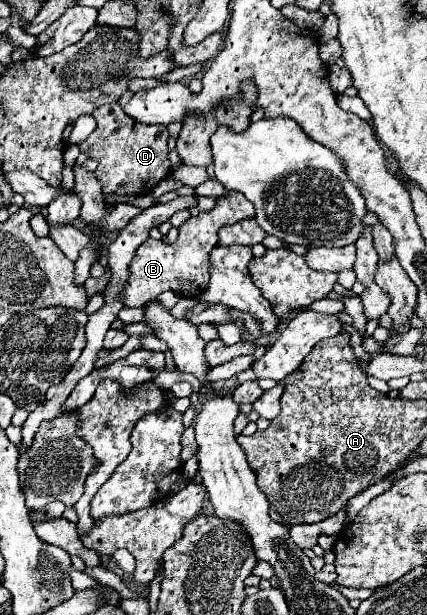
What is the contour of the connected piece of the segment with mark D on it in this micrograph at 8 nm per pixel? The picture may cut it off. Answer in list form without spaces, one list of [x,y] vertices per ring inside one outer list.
[[[121,104],[99,106],[93,112],[93,118],[97,120],[97,128],[79,144],[79,148],[83,154],[87,154],[87,158],[99,162],[93,174],[103,186],[103,194],[147,194],[169,176],[171,162],[167,158],[167,126],[141,124],[127,116]]]

